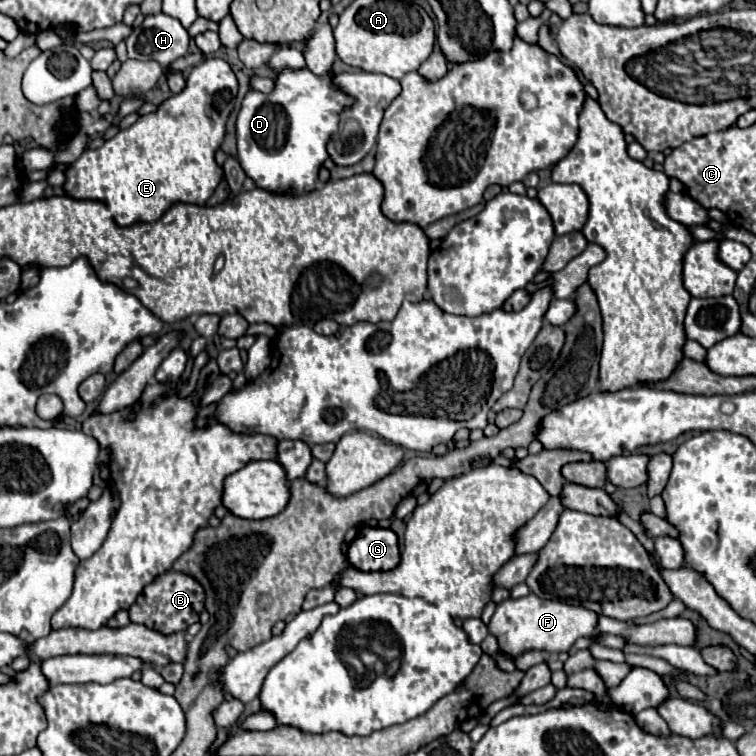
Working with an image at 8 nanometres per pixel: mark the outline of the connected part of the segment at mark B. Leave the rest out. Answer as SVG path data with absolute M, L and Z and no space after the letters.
M168 571L154 579L136 599L136 603L130 607L130 621L142 623L150 629L156 629L164 635L186 631L192 623L200 621L200 613L204 611L204 591L202 587L184 573Z

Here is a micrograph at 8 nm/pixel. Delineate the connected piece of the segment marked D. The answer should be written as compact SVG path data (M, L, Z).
M286 67L276 75L270 93L246 93L236 117L236 145L238 161L258 189L278 195L314 191L318 171L328 159L326 145L338 131L340 113L354 105L354 97L332 83L334 75L334 71L314 75L308 67Z

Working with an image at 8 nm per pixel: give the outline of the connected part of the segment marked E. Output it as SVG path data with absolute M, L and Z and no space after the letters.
M216 57L202 61L192 69L182 93L166 99L156 113L122 129L100 149L86 149L78 161L70 163L64 169L64 195L104 203L120 227L138 221L152 223L174 203L204 205L224 177L214 161L214 151L224 139L226 117L236 95L238 81L230 65Z

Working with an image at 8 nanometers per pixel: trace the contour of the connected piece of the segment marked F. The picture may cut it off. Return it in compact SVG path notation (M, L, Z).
M534 593L520 597L520 599L506 599L498 603L490 623L488 631L498 639L498 647L502 653L518 657L526 651L550 651L550 653L562 653L570 651L570 647L576 643L576 639L590 635L596 629L598 615L584 607L566 605L560 601L546 601L536 597Z

